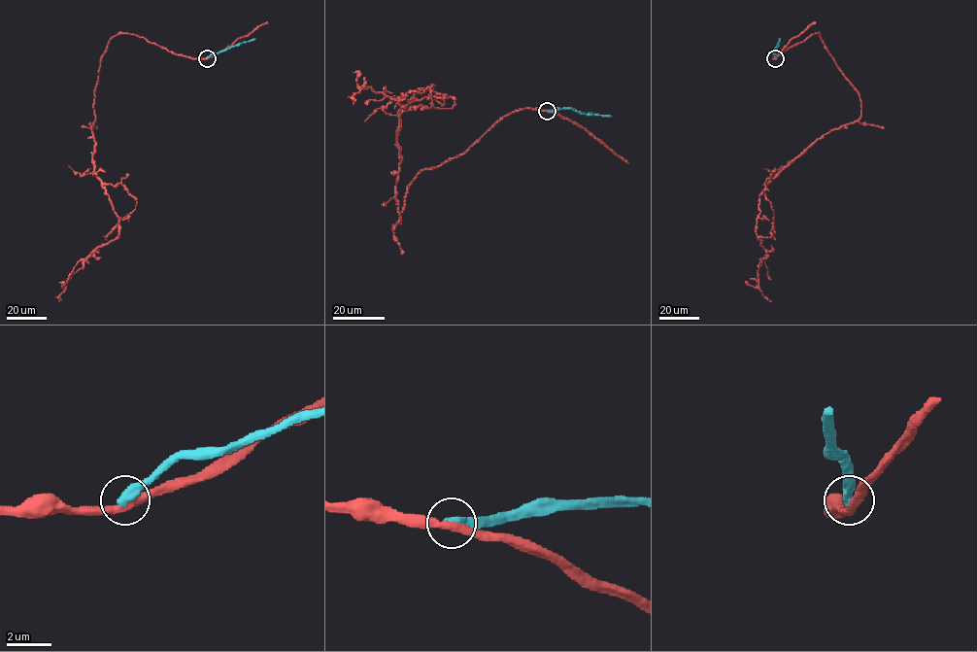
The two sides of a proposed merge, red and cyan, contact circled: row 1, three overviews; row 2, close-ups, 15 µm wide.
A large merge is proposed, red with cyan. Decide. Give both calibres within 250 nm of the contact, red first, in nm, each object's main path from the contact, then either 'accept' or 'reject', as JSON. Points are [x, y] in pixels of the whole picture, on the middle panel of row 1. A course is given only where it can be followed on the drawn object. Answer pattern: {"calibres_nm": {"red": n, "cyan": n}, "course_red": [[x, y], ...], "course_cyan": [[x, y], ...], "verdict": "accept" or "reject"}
{"calibres_nm": {"red": 340, "cyan": 460}, "course_red": [[547, 111], [508, 114], [422, 169], [399, 223], [399, 114], [432, 85], [393, 98], [366, 86], [353, 105]], "course_cyan": [[547, 111], [572, 108], [583, 114], [611, 116]], "verdict": "reject"}

